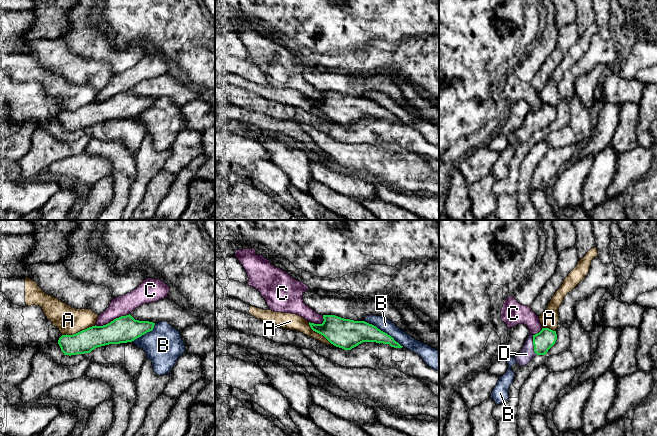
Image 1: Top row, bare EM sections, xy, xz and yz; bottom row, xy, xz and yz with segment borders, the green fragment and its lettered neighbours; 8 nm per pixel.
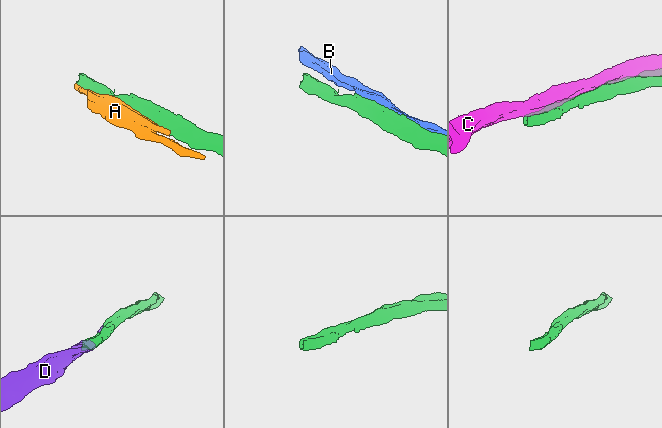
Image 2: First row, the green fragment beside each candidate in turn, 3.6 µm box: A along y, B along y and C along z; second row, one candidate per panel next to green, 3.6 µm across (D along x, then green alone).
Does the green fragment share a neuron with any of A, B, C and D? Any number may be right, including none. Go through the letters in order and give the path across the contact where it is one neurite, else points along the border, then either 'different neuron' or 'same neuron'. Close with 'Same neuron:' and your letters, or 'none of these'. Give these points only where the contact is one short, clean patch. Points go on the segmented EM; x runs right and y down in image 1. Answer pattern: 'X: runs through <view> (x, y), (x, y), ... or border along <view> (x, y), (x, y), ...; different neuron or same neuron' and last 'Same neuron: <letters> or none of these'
A: different neuron
B: different neuron
C: different neuron
D: same neuron
Same neuron: D

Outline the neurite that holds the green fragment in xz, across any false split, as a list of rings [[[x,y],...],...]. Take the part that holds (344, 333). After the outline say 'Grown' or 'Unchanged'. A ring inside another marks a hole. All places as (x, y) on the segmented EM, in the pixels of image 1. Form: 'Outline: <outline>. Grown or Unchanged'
Outline: [[[323,315],[323,319],[322,324],[309,322],[311,329],[344,350],[351,350],[363,342],[389,344],[394,348],[403,347],[393,337],[365,321],[354,321],[335,315]]]. Unchanged

